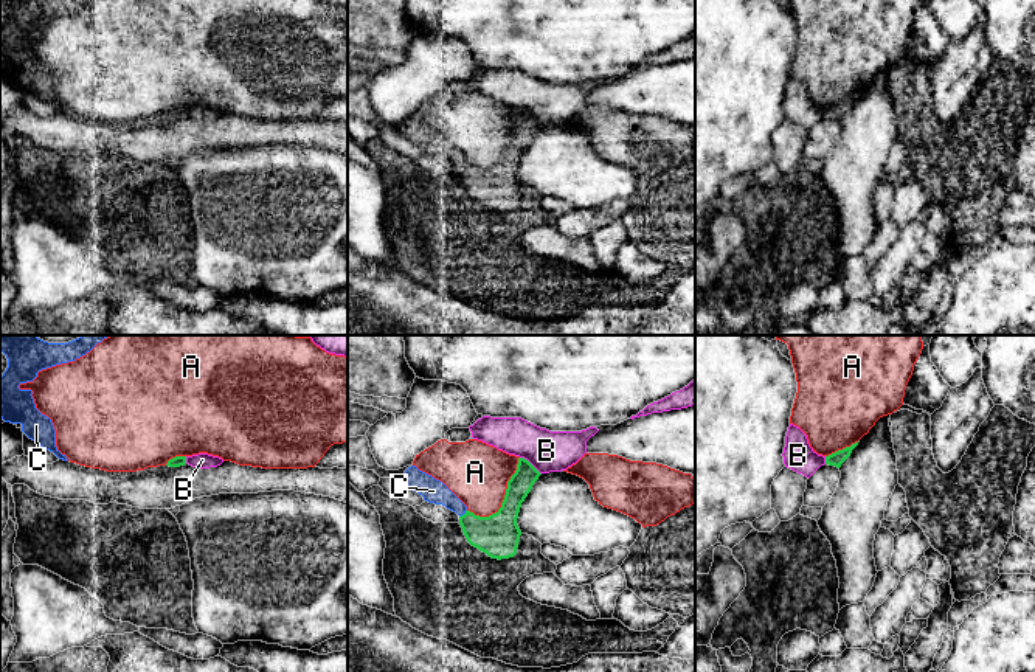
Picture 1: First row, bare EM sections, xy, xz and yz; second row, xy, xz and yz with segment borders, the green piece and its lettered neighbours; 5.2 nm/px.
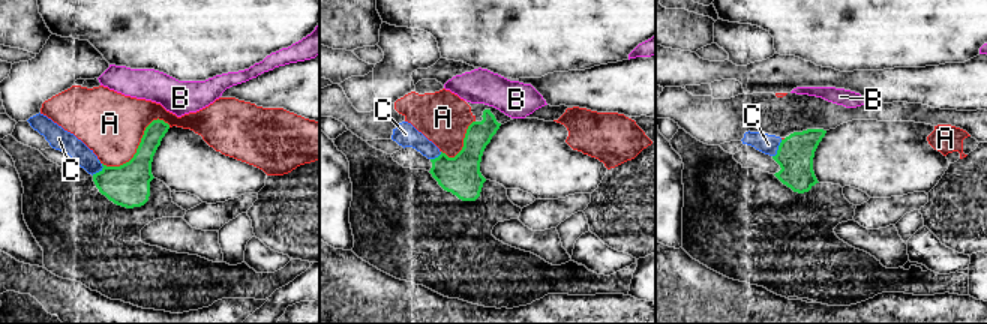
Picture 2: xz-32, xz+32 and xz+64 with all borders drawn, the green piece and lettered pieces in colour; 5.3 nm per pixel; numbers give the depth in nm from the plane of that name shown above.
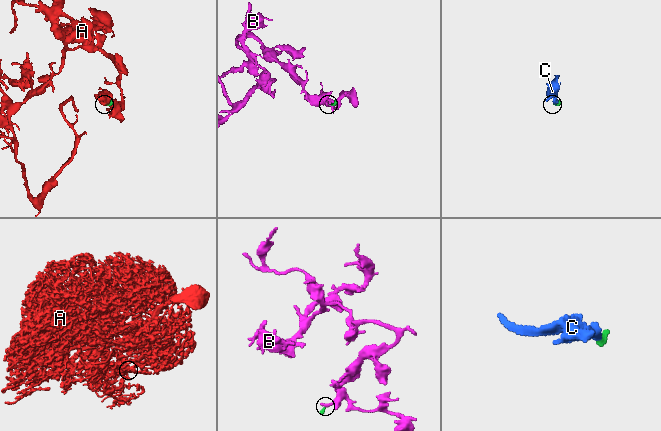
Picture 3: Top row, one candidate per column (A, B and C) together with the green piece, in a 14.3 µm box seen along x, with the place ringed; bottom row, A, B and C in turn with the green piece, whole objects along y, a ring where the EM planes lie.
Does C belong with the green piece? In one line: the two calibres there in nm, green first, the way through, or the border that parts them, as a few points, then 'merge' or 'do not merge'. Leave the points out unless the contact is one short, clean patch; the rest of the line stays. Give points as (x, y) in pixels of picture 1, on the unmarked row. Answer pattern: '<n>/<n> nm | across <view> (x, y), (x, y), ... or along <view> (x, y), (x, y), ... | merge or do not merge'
220/130 nm | merge

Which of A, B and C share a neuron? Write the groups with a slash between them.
A / B / C

